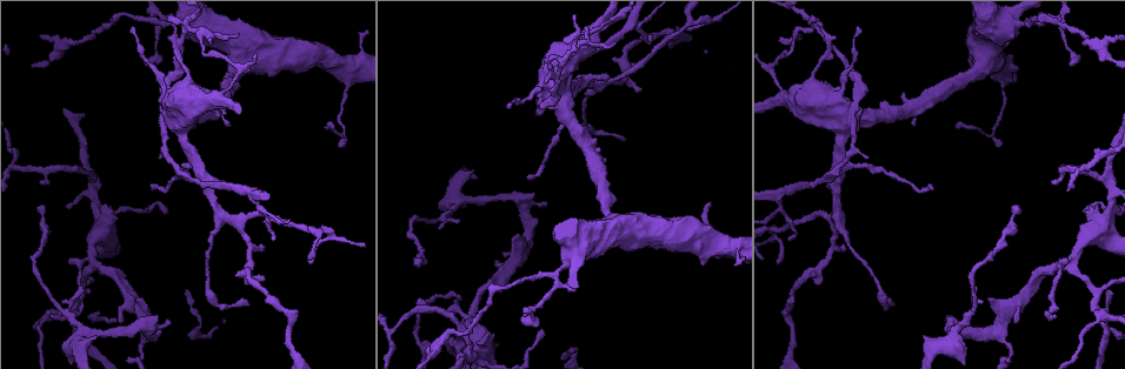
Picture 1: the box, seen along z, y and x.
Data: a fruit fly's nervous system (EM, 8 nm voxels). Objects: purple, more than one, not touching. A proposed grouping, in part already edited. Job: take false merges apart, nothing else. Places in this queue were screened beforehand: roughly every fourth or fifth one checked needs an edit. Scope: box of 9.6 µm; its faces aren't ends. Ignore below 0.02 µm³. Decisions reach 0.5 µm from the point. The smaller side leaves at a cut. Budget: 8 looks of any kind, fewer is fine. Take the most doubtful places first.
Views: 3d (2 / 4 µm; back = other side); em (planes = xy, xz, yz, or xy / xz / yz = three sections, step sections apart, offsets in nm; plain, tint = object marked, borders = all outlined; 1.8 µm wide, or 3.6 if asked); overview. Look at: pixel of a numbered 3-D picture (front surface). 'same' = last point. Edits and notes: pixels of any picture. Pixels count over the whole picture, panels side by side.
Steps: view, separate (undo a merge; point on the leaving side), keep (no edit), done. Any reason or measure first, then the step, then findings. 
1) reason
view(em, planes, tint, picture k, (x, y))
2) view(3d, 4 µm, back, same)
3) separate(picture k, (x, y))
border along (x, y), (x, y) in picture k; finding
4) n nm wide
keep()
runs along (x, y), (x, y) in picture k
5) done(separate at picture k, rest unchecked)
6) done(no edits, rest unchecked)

arms part here
view(em, planes, plain, picture 1, (561, 65))

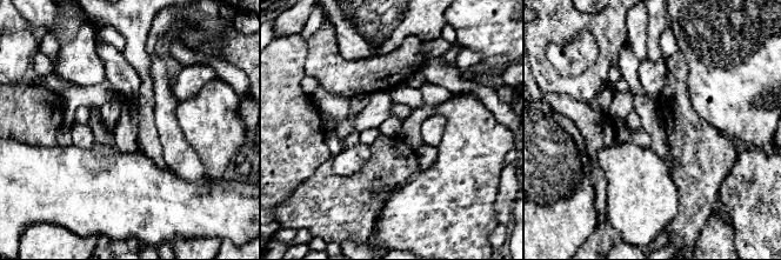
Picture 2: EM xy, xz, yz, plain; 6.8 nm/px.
with the object marked
view(em, planes, tint, same)

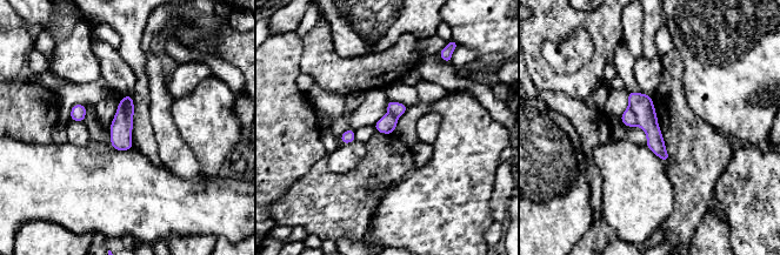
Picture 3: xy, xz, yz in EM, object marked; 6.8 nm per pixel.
separate(picture 3, (641, 105))
border along (628, 107), (637, 123) in picture 3; two neurons meet here

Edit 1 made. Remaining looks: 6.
see it whole again
view(overview)

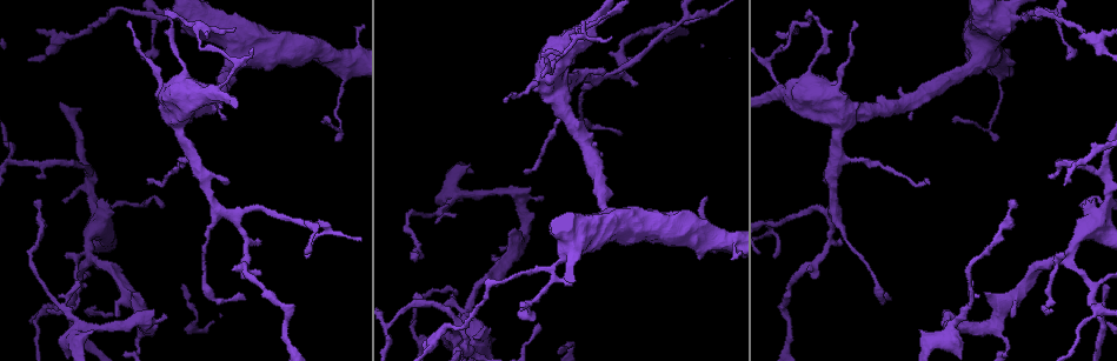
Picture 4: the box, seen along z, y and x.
three arms meet
view(3d, 4 µm, picture 4, (948, 330))

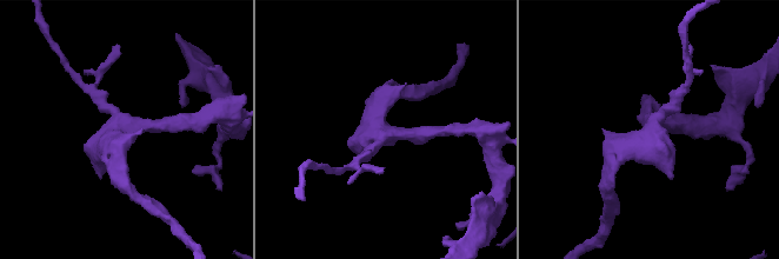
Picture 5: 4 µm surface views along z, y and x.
view(em, planes, borders, picture 5, (655, 124))

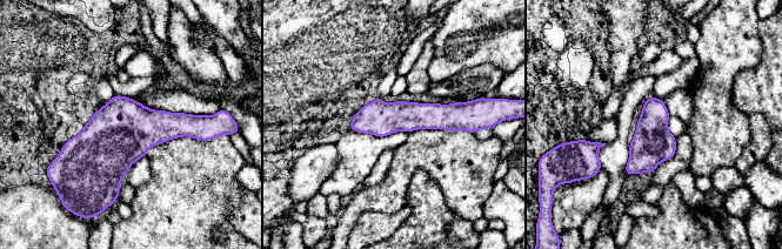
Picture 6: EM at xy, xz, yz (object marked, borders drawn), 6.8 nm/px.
keep()
runs along (465, 116), (393, 116), (353, 127) in picture 6; one neuron here

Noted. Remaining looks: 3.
four-way junction
view(em, 3.6 µm, planes, tint, picture 4, (476, 346))

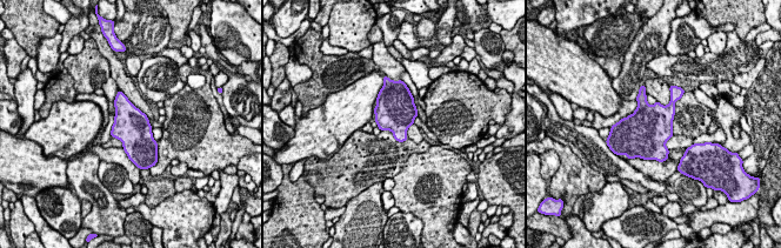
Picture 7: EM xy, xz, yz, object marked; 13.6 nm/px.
keep()
all the same neuron

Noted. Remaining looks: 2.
done(separate at picture 3, rest unchecked)

